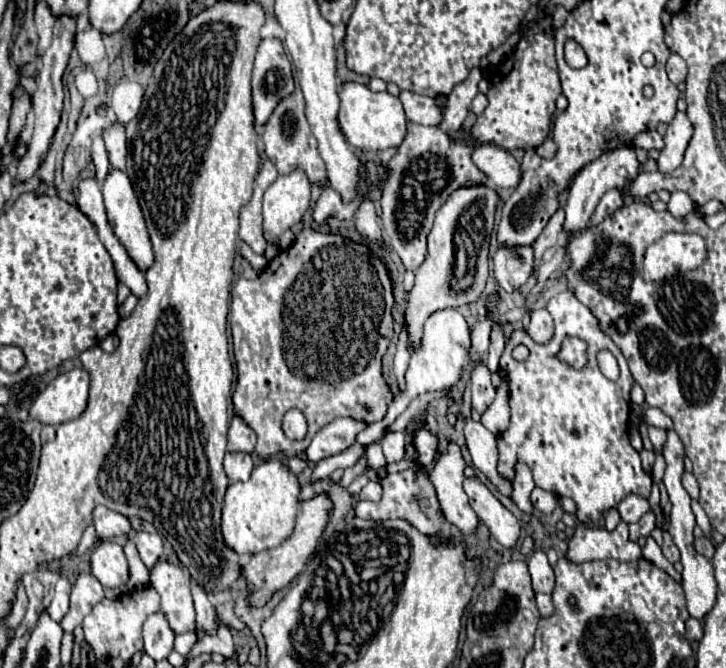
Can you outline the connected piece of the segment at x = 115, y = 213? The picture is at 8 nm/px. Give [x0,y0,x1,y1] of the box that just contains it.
[102,169,154,271]

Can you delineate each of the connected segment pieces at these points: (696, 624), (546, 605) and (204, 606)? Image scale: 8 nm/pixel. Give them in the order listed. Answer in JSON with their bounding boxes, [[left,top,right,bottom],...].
[[686,617,704,643],[536,593,554,617],[192,581,218,635]]

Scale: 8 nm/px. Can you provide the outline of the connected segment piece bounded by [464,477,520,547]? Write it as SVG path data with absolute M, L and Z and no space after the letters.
M466 477L464 491L470 499L470 507L490 529L496 541L504 547L514 547L520 537L520 525L514 515L490 493L490 489L478 477Z

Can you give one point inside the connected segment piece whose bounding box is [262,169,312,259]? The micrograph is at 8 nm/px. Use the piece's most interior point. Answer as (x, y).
(285, 202)

